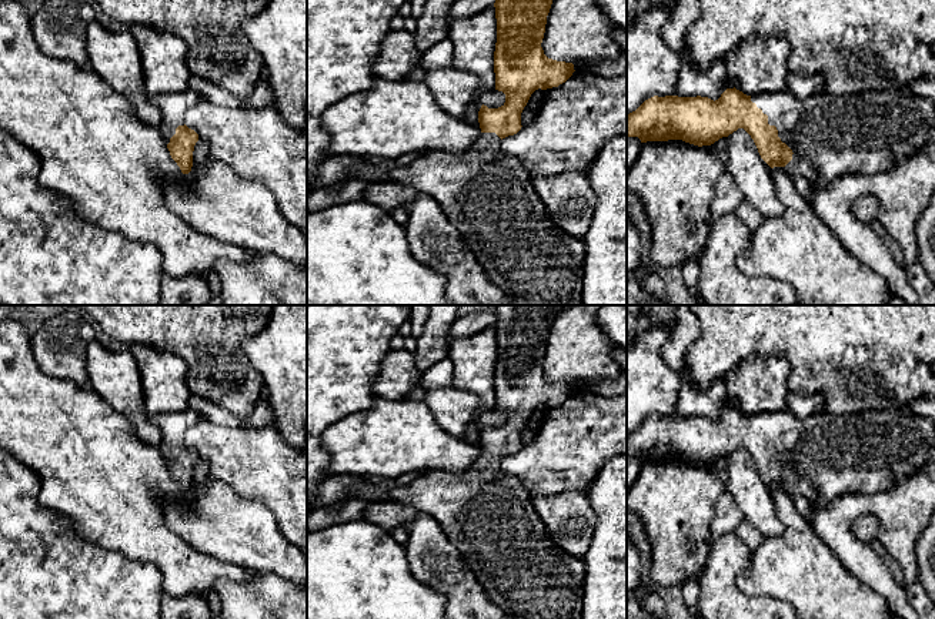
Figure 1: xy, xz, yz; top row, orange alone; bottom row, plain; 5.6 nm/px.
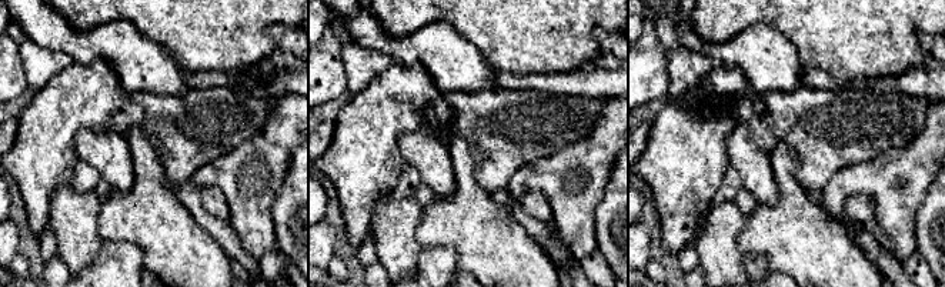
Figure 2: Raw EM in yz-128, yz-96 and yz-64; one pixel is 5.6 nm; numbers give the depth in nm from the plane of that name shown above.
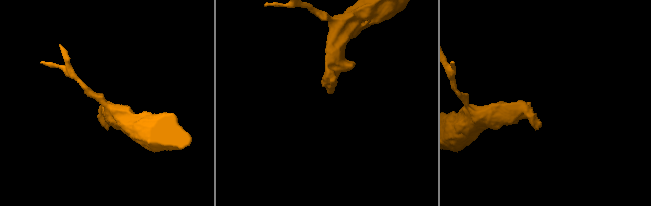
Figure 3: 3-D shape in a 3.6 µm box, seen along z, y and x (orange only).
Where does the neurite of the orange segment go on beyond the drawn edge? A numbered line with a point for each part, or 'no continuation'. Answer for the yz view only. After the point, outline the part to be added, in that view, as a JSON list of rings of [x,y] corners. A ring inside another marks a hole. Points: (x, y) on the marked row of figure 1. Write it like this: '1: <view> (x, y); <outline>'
1: yz (867, 133); [[[906,90],[866,91],[851,96],[812,94],[804,100],[789,91],[751,96],[751,101],[768,116],[768,124],[775,126],[778,137],[792,150],[792,160],[785,165],[791,177],[804,177],[809,185],[824,187],[835,178],[862,174],[871,175],[894,170],[901,160],[911,158],[929,143],[935,127],[935,104],[919,94]]]

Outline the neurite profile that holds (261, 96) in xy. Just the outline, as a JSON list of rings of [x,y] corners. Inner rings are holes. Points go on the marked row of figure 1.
[[[264,76],[256,83],[253,93],[243,100],[241,108],[263,108],[273,106],[274,93]]]

